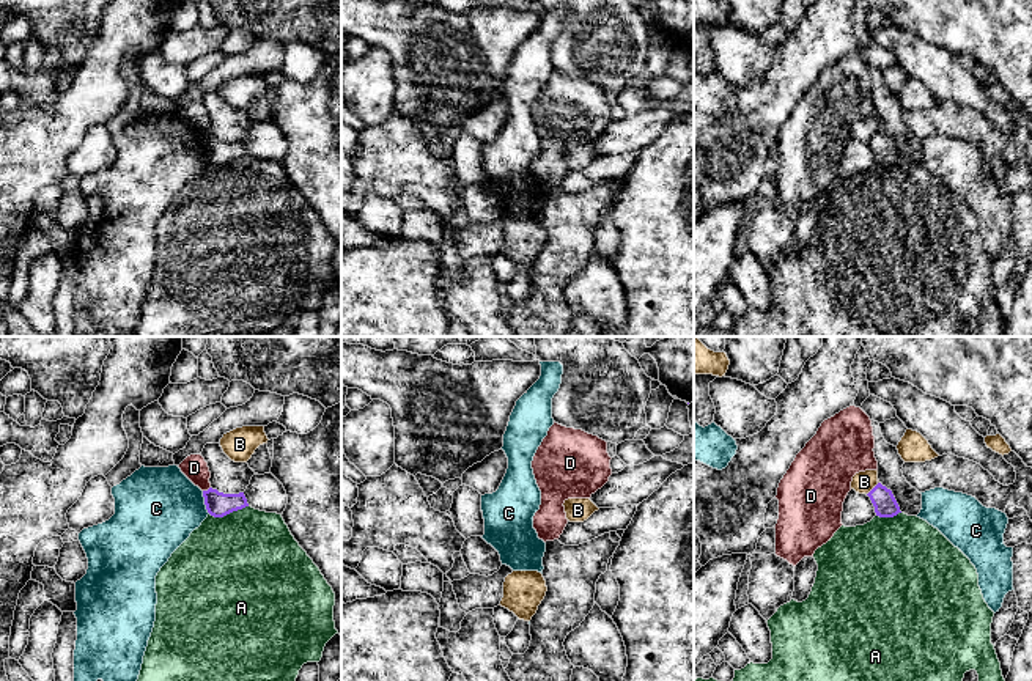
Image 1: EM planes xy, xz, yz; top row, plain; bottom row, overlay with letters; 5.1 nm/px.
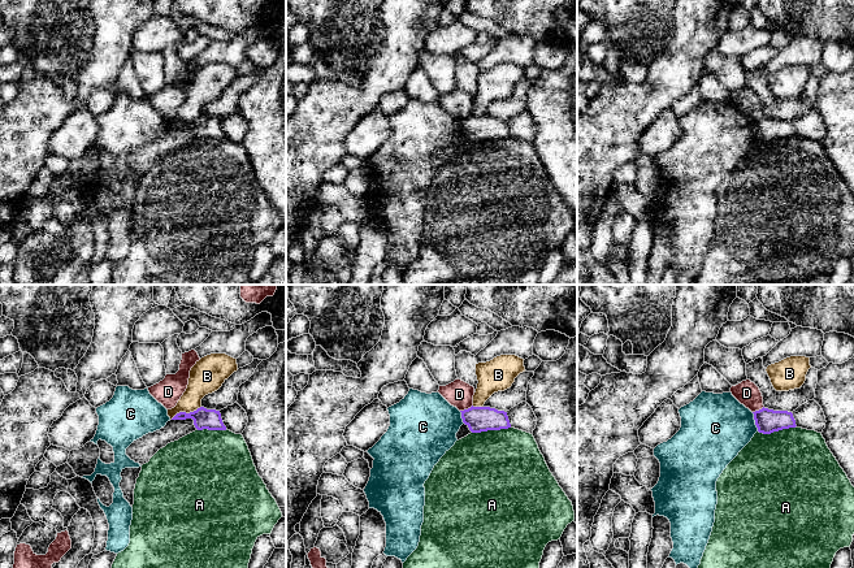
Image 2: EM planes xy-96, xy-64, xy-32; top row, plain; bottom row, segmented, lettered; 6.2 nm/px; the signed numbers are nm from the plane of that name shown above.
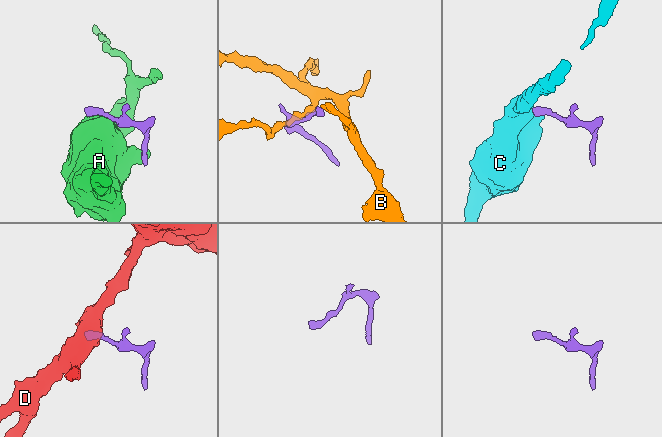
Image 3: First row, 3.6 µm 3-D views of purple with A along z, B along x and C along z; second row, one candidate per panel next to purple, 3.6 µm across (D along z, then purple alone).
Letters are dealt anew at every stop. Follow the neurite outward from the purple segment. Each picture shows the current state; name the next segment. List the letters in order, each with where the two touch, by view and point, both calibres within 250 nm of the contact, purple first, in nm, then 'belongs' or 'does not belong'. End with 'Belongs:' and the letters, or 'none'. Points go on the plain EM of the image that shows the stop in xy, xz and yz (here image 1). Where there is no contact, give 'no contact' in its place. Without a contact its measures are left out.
A: meets purple in xy at (228, 161); 130 nm thick on the purple side, 500 nm on the other; does not belong
B: meets purple in yz at (872, 137); 120 nm thick on the purple side, 110 nm on the other; does not belong
C: meets purple in xy at (205, 150); 130 nm thick on the purple side, 420 nm on the other; does not belong
D: meets purple in xy at (208, 137); 130 nm thick on the purple side, 120 nm on the other; does not belong
Belongs: none

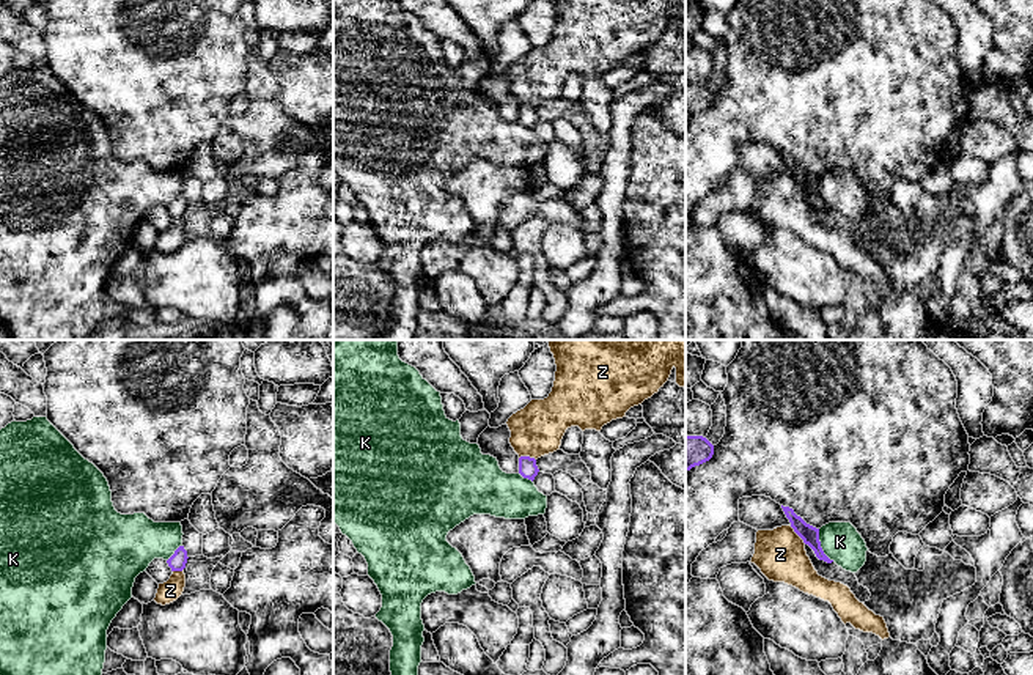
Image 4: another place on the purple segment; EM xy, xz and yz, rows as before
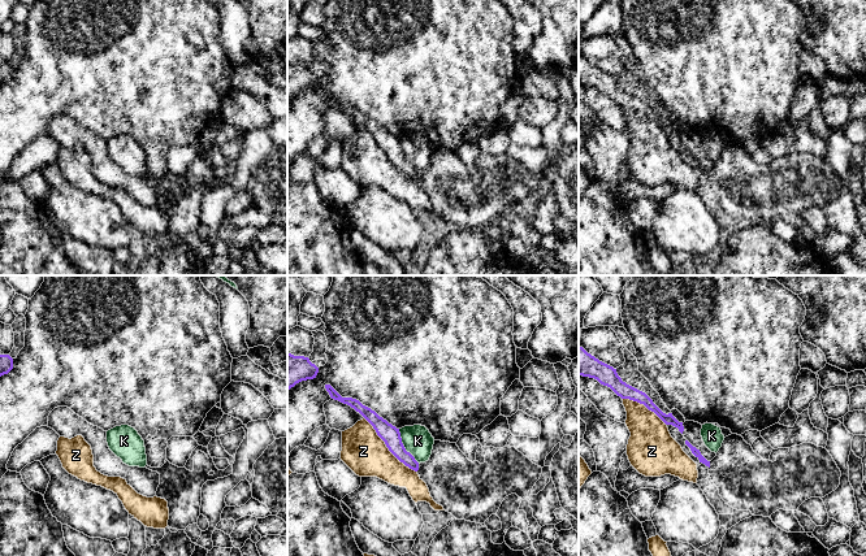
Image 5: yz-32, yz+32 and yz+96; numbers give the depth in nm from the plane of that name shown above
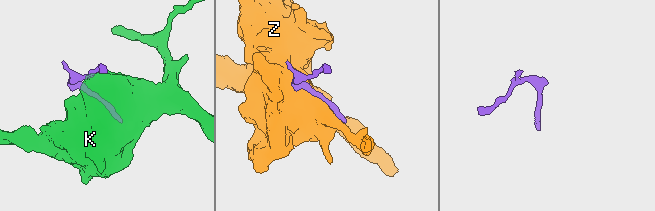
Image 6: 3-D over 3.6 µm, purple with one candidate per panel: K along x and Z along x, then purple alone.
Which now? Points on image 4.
K: meets purple in yz at (819, 194); 90 nm thick on the purple side, 200 nm on the other; does not belong
Z: meets purple in yz at (797, 181); 90 nm thick on the purple side, 260 nm on the other; does not belong
Belongs: none

